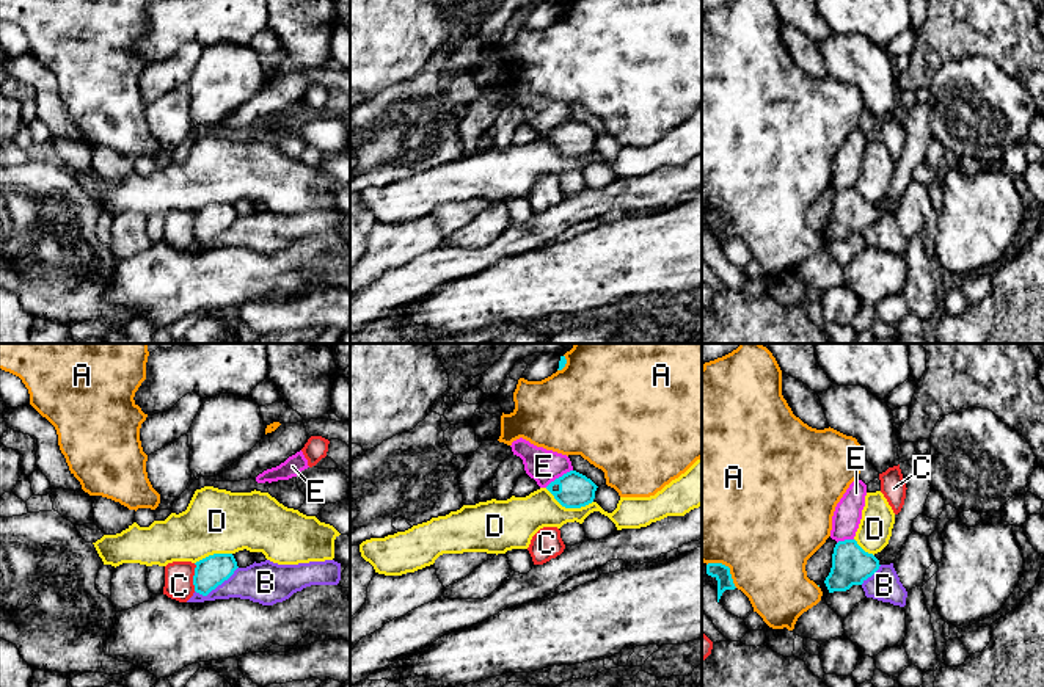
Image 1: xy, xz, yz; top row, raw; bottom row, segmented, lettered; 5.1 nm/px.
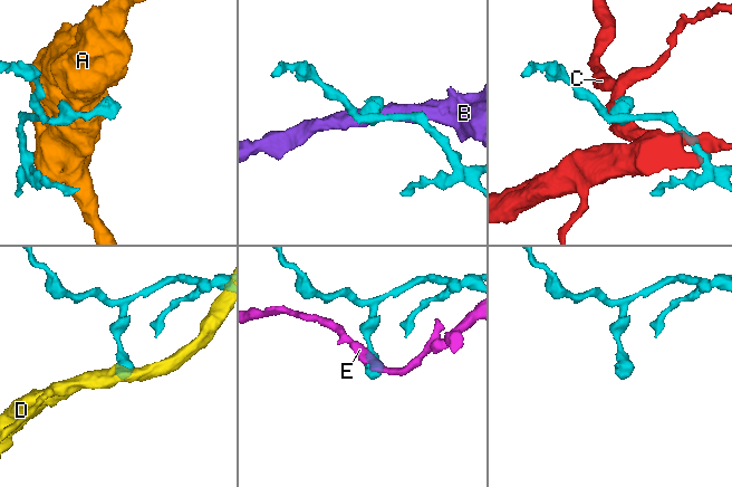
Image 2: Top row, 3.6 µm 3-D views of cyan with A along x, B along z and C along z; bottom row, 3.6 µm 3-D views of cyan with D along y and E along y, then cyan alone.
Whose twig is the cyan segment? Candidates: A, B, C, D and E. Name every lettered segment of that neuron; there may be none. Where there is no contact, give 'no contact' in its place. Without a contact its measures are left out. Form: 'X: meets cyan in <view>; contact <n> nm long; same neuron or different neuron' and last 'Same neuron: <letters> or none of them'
A: meets cyan in yz; contact 200 nm long; different neuron
B: meets cyan in xy; contact 260 nm long; different neuron
C: meets cyan in xy; contact 140 nm long; different neuron
D: meets cyan in xz; contact 260 nm long; different neuron
E: meets cyan in xz; contact 170 nm long; different neuron
Same neuron: none of them

